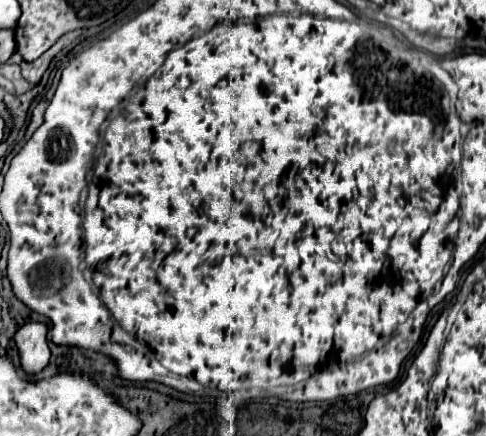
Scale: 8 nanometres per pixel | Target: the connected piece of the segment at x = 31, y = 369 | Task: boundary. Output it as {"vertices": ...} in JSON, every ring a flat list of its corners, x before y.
{"vertices":[[40,322,24,324,14,334,14,342,18,348,18,356,20,356,20,366,26,374,34,376,42,372,44,366,48,364,50,350,48,350,46,334,48,334,48,328]]}

